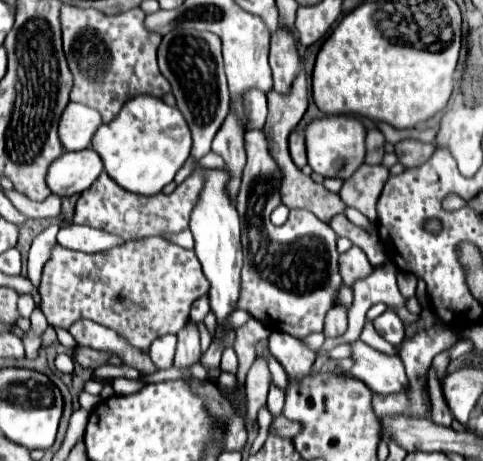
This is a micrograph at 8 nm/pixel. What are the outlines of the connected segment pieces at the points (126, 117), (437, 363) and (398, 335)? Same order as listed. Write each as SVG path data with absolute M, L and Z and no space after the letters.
M152 95L130 99L110 123L98 127L92 139L92 149L100 155L106 173L122 189L146 197L160 193L174 179L190 155L190 145L190 129L182 113Z
M444 351L444 353L436 355L436 357L434 357L434 361L432 361L432 369L436 371L438 379L442 379L442 377L446 375L446 367L448 367L448 353Z
M386 309L386 311L384 311L380 317L376 317L372 323L374 323L376 331L380 333L380 337L386 339L388 343L398 345L398 343L402 341L402 337L404 337L404 325L402 325L400 317L398 317L392 309Z

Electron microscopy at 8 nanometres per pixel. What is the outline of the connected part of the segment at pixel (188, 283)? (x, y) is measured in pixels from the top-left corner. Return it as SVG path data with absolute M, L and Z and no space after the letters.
M148 237L128 241L122 247L110 249L106 255L88 255L60 247L58 243L50 251L50 259L42 269L40 281L40 309L52 327L68 329L78 319L92 319L104 327L114 329L126 337L140 351L148 351L150 343L162 335L176 333L176 323L190 321L190 305L208 293L208 279L204 279L200 261L194 249L182 249L168 243L162 237Z

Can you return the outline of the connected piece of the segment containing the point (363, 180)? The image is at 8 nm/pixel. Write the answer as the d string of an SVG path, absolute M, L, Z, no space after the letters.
M362 165L352 179L346 179L340 197L348 207L358 209L370 221L376 221L376 201L388 181L388 169L382 165Z

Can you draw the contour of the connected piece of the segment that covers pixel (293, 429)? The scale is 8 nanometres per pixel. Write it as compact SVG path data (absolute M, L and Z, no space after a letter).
M276 417L270 423L268 431L276 431L276 435L284 435L286 439L294 439L300 433L300 423L290 421L290 419L284 419L284 417Z

